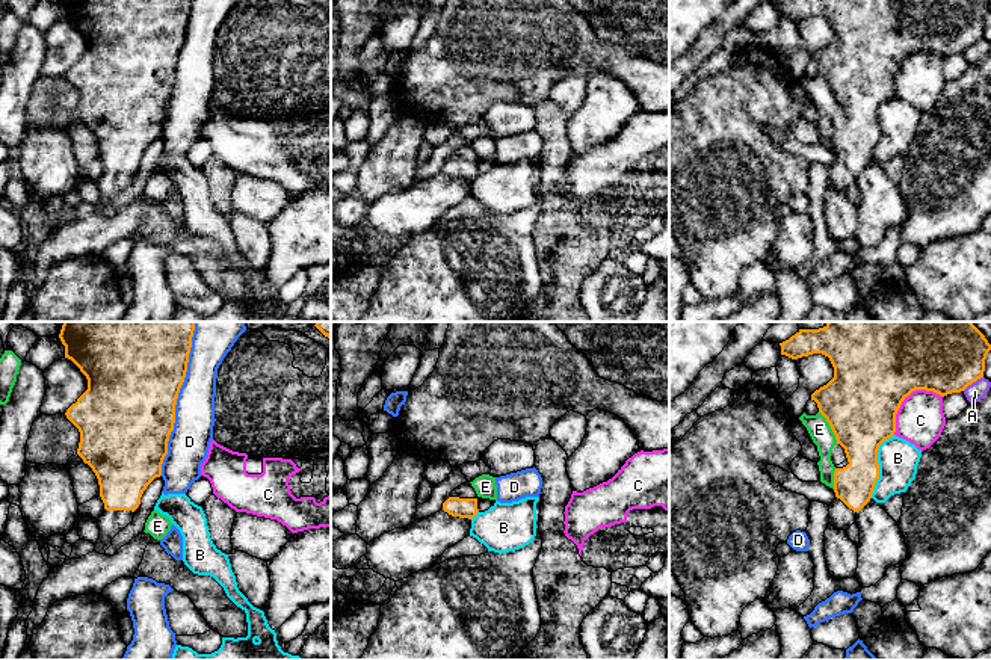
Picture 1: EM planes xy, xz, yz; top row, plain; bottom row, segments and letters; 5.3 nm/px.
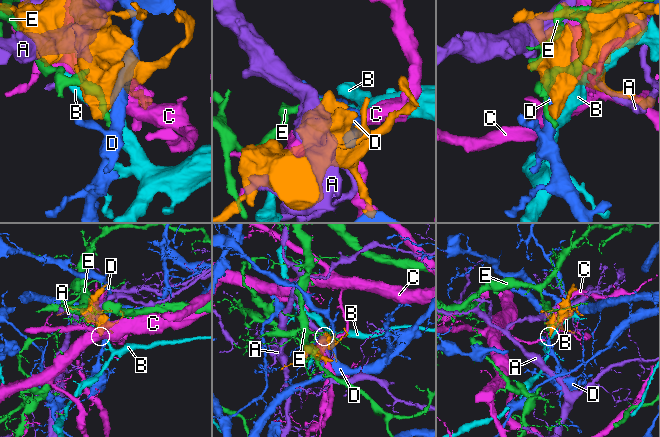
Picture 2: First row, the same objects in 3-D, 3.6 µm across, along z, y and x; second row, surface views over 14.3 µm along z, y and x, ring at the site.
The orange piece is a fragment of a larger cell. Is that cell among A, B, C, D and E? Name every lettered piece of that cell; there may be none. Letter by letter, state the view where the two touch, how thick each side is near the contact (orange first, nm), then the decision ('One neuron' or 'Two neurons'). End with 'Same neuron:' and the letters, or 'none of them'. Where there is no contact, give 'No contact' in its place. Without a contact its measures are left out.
A: Touches orange in yz. Thickness 300 nm (orange) against 100 nm. Two neurons
B: Touches orange in yz. Thickness 320 nm (orange) against 220 nm. Two neurons
C: Touches orange in yz. Thickness 420 nm (orange) against 260 nm. Two neurons
D: Touches orange in xy. Thickness 500 nm (orange) against 220 nm. Two neurons
E: Touches orange in yz. Thickness 400 nm (orange) against 120 nm. Two neurons
Same neuron: none of them

